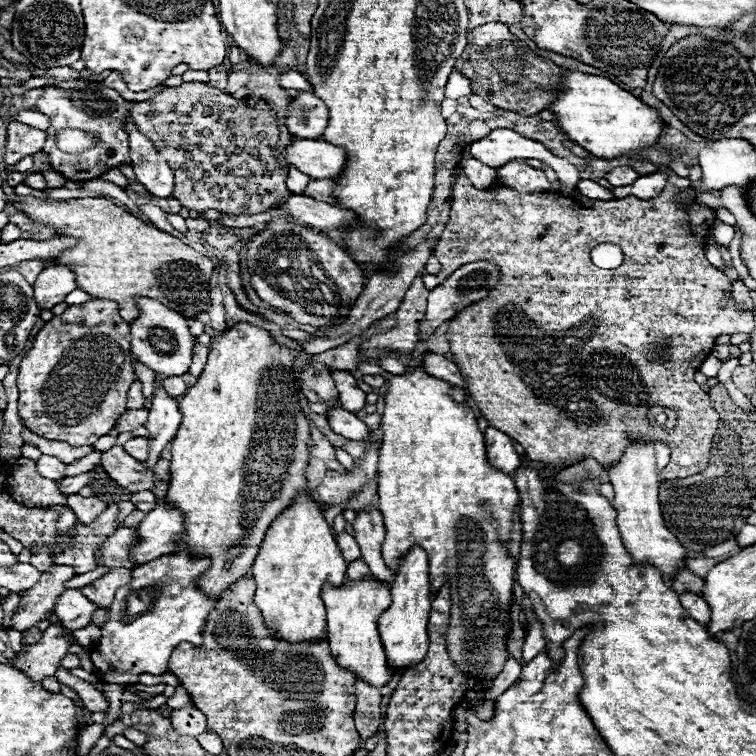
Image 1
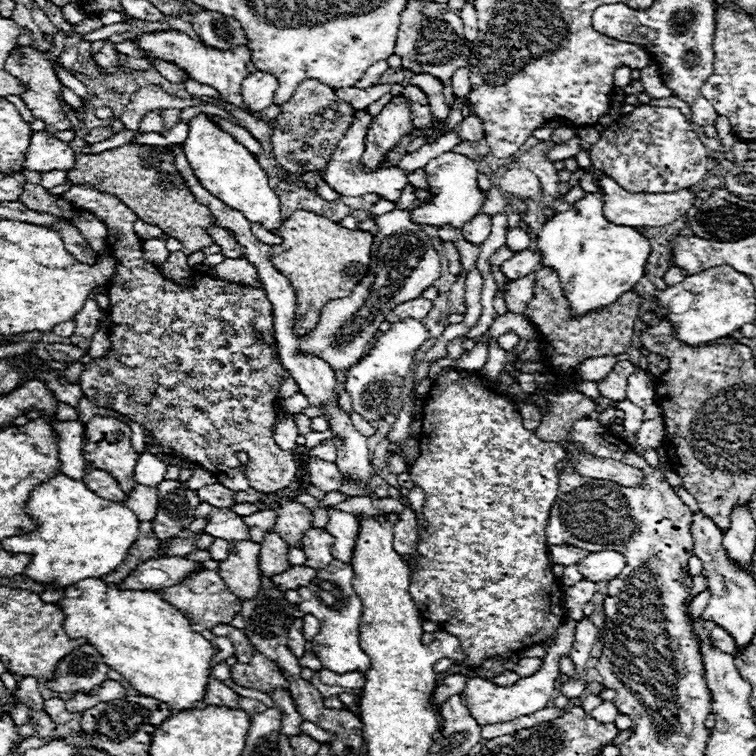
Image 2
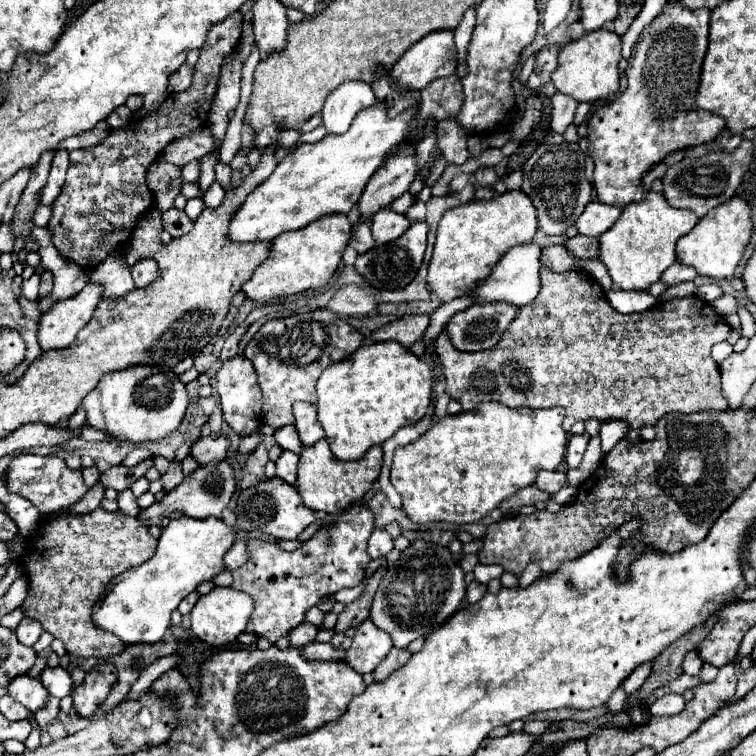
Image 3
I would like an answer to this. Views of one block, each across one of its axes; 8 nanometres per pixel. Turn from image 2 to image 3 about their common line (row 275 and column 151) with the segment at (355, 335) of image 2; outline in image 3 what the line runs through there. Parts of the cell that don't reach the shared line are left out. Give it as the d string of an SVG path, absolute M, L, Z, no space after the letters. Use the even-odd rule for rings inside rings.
M136 366L104 376L82 402L88 426L106 432L116 442L146 442L160 440L172 434L186 412L188 394L184 384L170 368Z

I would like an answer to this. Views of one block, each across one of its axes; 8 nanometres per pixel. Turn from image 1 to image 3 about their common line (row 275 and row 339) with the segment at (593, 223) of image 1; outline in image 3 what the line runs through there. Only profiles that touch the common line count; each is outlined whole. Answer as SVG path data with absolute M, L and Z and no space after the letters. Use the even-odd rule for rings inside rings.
M546 268L540 270L540 294L536 296L536 300L532 304L526 304L520 308L516 320L508 326L508 330L504 332L504 336L500 338L500 342L490 348L490 350L482 350L482 352L462 352L458 348L454 348L450 344L450 338L446 334L440 334L436 340L436 350L440 354L442 366L444 366L444 380L446 380L446 392L450 398L454 398L456 402L462 404L464 410L472 410L476 404L480 402L502 402L510 408L554 408L554 406L562 406L566 411L563 428L566 432L570 432L574 422L578 420L590 420L590 418L598 418L598 420L626 420L628 422L628 434L626 438L632 440L634 444L638 444L642 440L640 436L640 428L644 428L646 424L654 426L656 420L668 412L682 412L682 414L690 414L690 412L702 412L702 410L726 410L728 404L722 396L722 386L720 386L720 368L718 364L712 360L710 356L710 348L716 342L726 340L728 336L728 324L724 322L722 316L718 316L710 304L706 304L706 314L704 314L704 300L696 298L696 296L686 296L686 298L676 298L664 304L656 304L652 310L648 308L646 312L640 314L620 314L616 310L612 310L612 306L608 304L608 300L604 300L604 290L598 286L598 282L594 282L592 278L586 278L584 274L570 270L566 274L554 274Z

